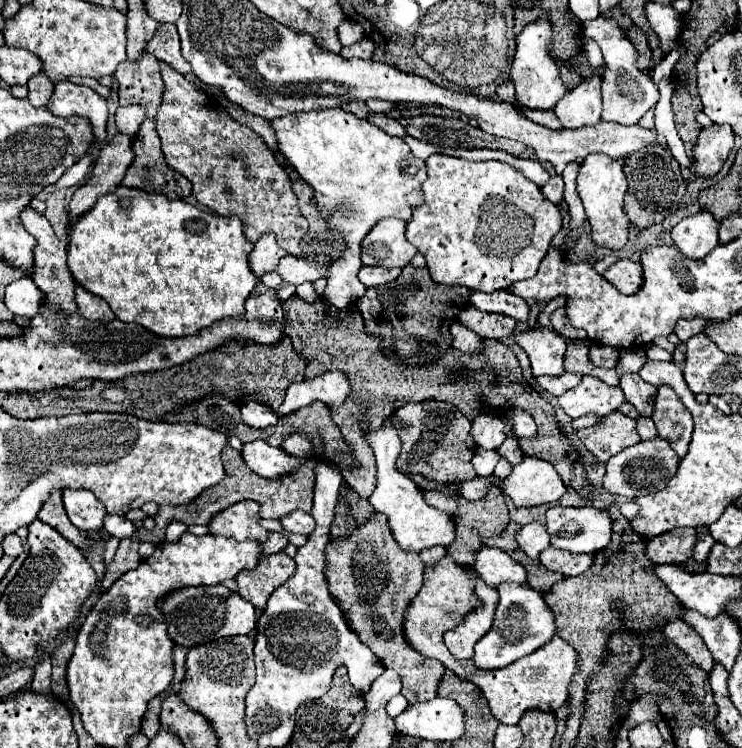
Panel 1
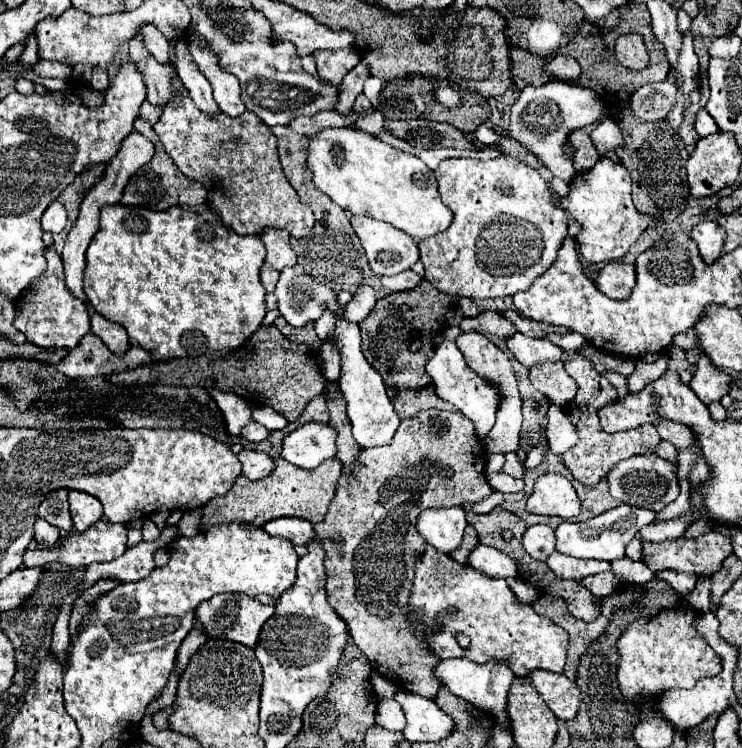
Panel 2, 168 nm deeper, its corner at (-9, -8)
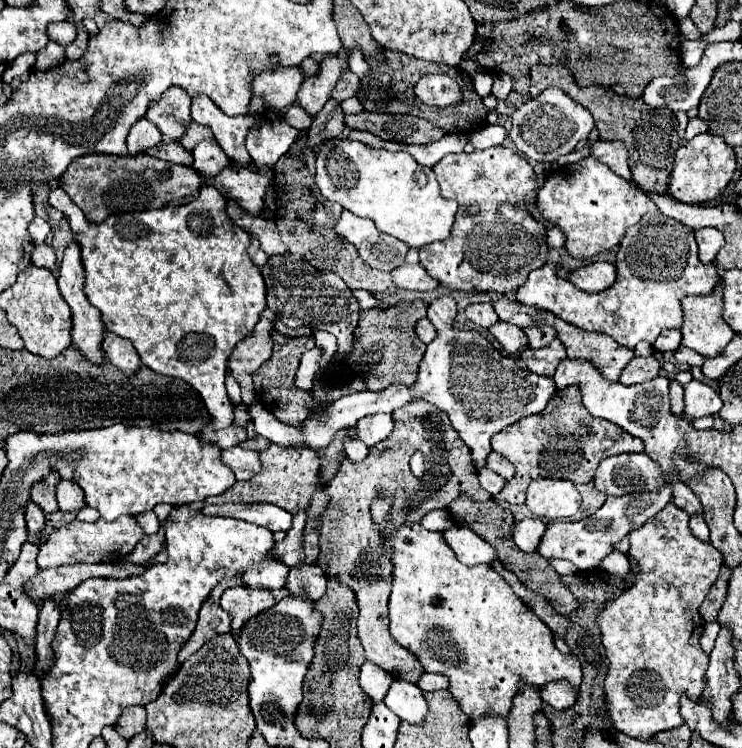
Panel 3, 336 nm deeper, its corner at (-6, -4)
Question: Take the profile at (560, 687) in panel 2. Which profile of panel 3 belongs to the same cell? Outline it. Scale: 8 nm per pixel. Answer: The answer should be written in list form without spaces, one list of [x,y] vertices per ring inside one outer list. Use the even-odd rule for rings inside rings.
[[[551,681],[551,683],[543,685],[543,689],[541,689],[541,699],[545,703],[549,703],[553,709],[573,707],[577,695],[579,693],[567,681]]]

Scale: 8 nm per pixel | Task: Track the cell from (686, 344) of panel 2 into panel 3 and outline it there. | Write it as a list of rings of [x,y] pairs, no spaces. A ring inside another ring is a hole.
[[[667,329],[659,339],[653,343],[657,351],[677,351],[681,345],[681,331],[679,329]]]

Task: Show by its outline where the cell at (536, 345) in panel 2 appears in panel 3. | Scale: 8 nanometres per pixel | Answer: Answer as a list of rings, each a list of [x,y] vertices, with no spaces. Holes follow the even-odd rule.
[[[499,321],[495,323],[491,329],[491,335],[501,343],[501,347],[511,355],[511,357],[517,357],[519,351],[523,351],[525,347],[529,347],[529,341],[527,341],[527,335],[523,333],[523,329],[511,325],[511,323],[505,323],[505,321]]]

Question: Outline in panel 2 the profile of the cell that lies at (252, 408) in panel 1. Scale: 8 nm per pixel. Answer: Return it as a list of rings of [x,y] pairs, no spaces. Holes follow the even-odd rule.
[[[250,421],[250,423],[240,431],[240,435],[242,435],[244,439],[248,439],[248,441],[258,443],[258,441],[264,441],[264,439],[268,437],[268,429],[266,429],[264,425],[256,423],[256,421]]]

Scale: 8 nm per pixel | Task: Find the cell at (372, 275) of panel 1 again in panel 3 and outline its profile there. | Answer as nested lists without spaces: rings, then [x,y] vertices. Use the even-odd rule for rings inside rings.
[[[401,265],[391,271],[393,283],[401,289],[409,291],[433,291],[439,283],[427,275],[427,271],[421,265]]]

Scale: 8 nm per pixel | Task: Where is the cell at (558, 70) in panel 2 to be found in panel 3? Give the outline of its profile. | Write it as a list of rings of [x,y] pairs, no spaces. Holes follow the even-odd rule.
[[[533,65],[531,67],[531,89],[529,95],[535,97],[547,87],[561,87],[569,97],[585,105],[599,129],[601,141],[623,141],[629,151],[629,169],[633,175],[633,183],[647,193],[669,193],[669,181],[673,171],[675,151],[679,149],[679,135],[677,135],[677,117],[673,111],[665,107],[647,107],[641,99],[631,99],[625,95],[615,95],[605,87],[587,87],[581,89],[571,69],[563,65]]]

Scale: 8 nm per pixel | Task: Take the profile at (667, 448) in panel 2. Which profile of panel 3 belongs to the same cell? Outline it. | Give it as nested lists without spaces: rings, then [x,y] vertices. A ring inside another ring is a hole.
[[[679,481],[671,483],[671,491],[673,491],[673,503],[675,503],[679,509],[687,511],[689,515],[695,513],[695,511],[701,511],[699,499],[693,495],[693,491],[691,491],[685,483],[679,483]]]

